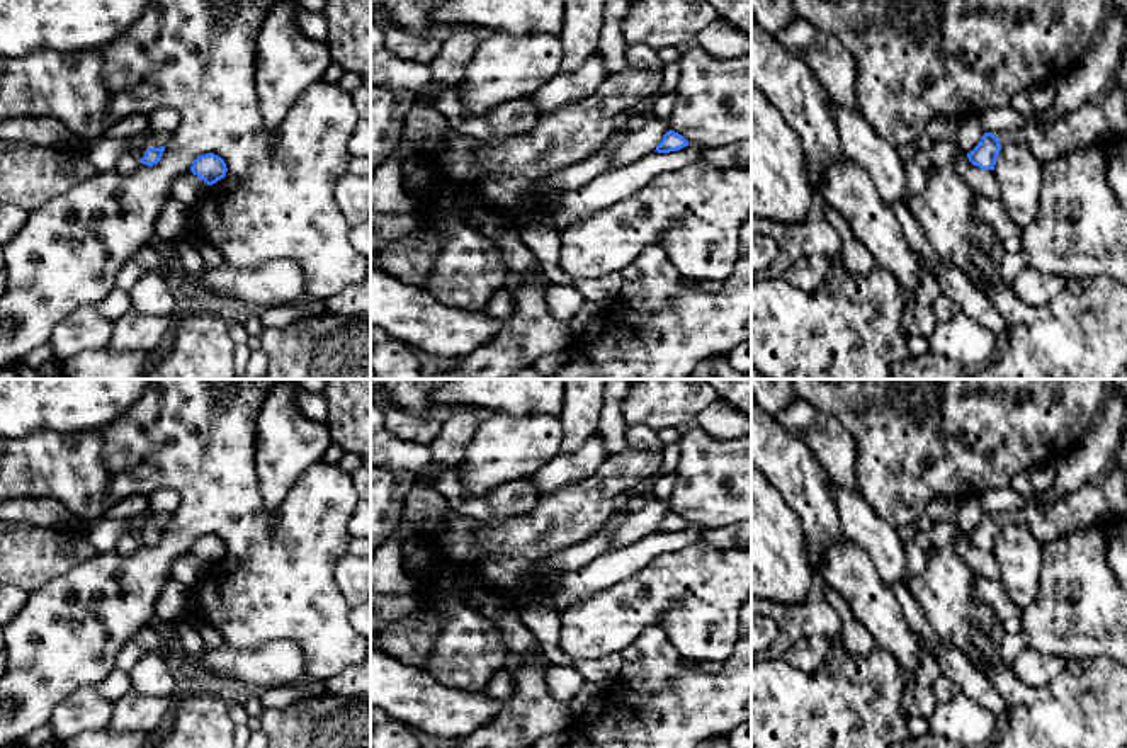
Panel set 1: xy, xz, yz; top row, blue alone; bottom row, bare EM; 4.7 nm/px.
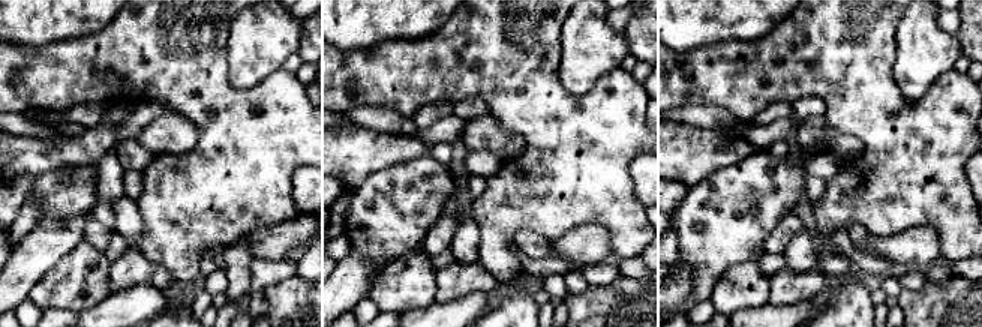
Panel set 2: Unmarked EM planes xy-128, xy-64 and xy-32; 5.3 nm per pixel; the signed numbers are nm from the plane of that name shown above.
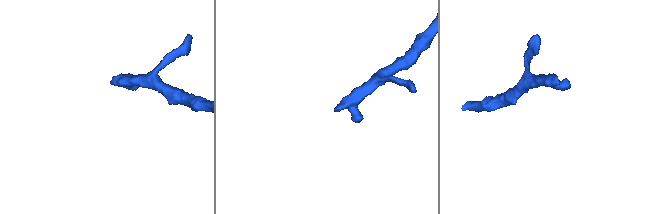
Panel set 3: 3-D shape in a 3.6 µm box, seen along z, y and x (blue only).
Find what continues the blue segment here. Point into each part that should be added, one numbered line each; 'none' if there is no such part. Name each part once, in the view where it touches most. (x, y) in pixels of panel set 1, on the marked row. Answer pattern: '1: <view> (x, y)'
1: xy (153, 140)

